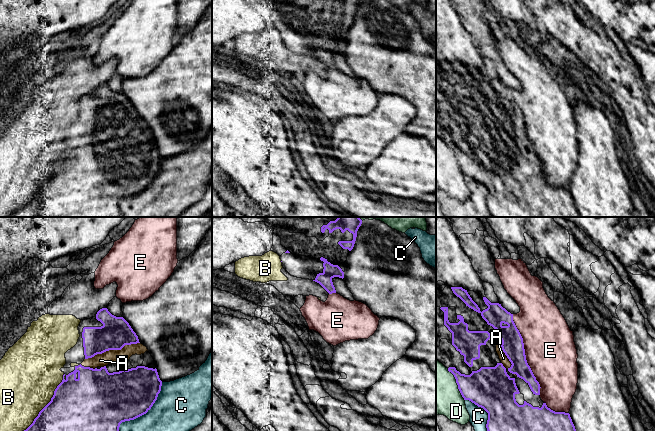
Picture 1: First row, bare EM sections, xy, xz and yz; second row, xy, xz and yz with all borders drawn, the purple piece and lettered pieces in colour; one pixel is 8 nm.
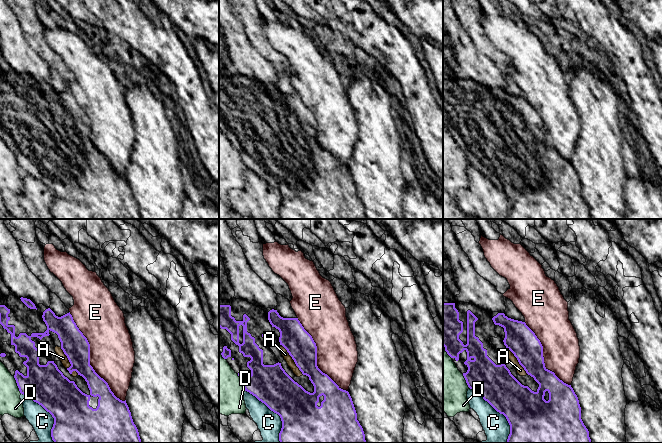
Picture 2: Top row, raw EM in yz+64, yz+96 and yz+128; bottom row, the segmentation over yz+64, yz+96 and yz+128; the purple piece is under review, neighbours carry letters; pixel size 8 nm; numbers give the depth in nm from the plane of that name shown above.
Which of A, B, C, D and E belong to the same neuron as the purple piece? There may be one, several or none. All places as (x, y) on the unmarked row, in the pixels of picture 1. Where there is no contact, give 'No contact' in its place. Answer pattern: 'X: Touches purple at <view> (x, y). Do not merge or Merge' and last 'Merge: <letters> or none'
A: Touches purple at xy (112, 125). Merge
B: Touches purple at xy (41, 186). Do not merge
C: Touches purple at xy (140, 191). Do not merge
D: Touches purple at yz (457, 160). Do not merge
E: Touches purple at yz (524, 130). Do not merge
Merge: A

